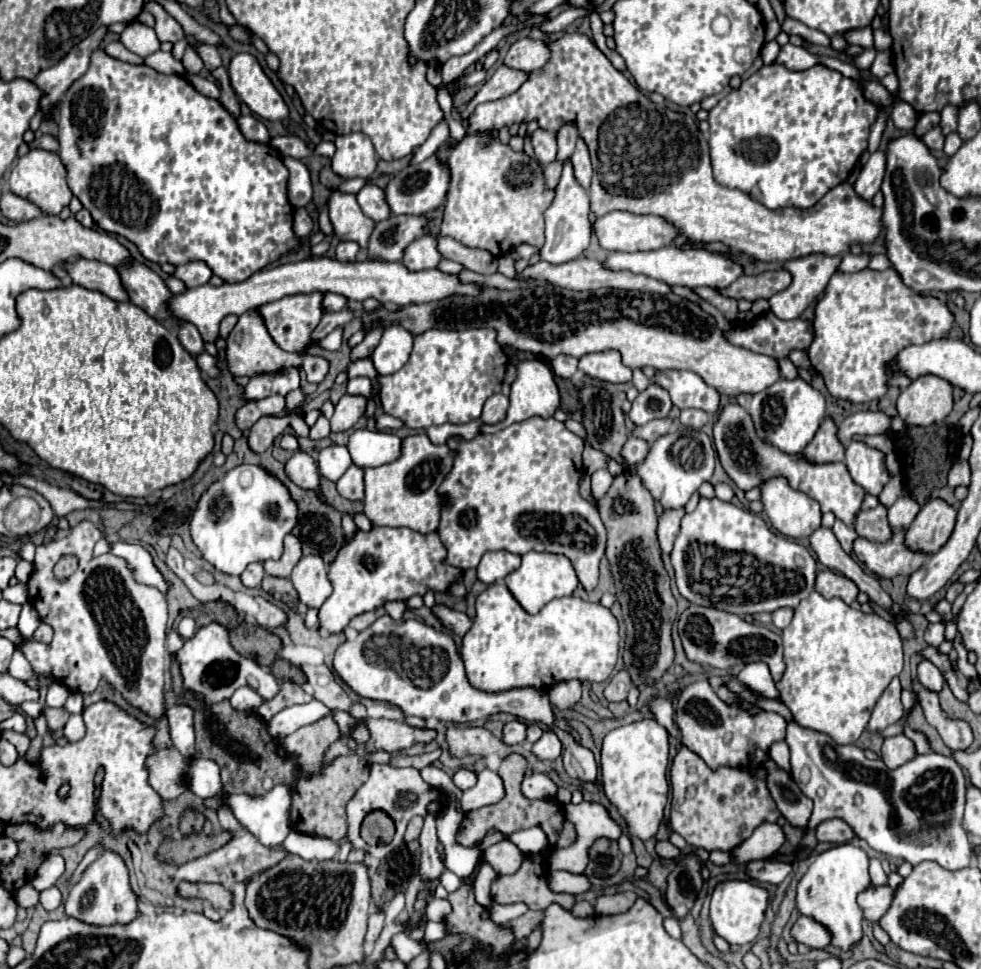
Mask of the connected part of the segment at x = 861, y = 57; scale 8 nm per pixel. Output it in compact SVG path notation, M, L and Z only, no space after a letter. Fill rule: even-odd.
M874 47L870 50L864 50L864 52L858 54L858 56L848 56L848 58L850 58L850 62L852 62L856 68L860 68L860 70L870 70L876 54L877 50Z

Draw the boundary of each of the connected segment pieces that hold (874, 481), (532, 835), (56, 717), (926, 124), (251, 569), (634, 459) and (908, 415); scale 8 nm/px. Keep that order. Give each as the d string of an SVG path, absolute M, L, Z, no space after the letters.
M850 442L846 446L844 464L852 476L852 480L864 488L866 494L878 496L886 482L890 480L884 454L876 448L866 446L864 442Z
M540 828L521 830L506 837L526 855L537 854L546 848L546 836Z
M44 708L44 716L46 716L46 724L50 732L58 732L64 728L64 724L68 722L68 712L64 708Z
M926 112L918 118L918 124L916 124L914 132L916 132L916 136L924 136L930 128L934 128L938 124L940 124L940 112Z
M250 564L250 566L240 574L240 580L242 580L242 584L244 584L246 588L256 588L256 586L260 586L262 578L264 578L264 568L262 568L262 564Z
M630 438L630 440L624 444L620 456L622 456L622 460L624 460L626 464L634 466L634 464L638 464L638 460L642 460L642 456L646 456L646 452L648 452L646 440L634 440L634 438Z
M932 374L920 376L900 392L896 410L908 426L940 424L952 410L952 386Z

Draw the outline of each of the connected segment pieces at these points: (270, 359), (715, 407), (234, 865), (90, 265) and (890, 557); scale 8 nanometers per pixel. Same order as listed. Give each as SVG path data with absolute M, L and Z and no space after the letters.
M252 308L248 312L244 312L236 324L236 328L230 332L228 336L228 348L226 348L226 358L228 358L228 368L232 370L234 376L256 376L262 372L280 372L286 370L290 366L296 366L296 358L292 358L294 354L290 352L282 352L272 336L268 334L264 320L258 312L258 308Z
M662 370L652 378L652 382L664 388L670 394L674 406L678 406L680 410L698 408L712 416L720 410L720 394L714 392L714 388L710 388L694 372Z
M240 832L224 848L214 850L198 860L192 860L174 868L172 878L186 880L186 882L216 882L216 884L222 884L224 888L230 888L236 882L252 880L252 876L274 868L284 858L288 858L288 852L284 848L266 848L258 844L258 840L254 840L254 836L250 836L248 832Z
M76 260L76 262L64 264L64 270L70 274L70 278L76 284L84 288L98 290L118 302L128 300L128 292L120 280L118 270L110 268L108 264L102 264L96 260Z
M904 530L894 532L892 540L886 544L874 544L868 542L866 538L856 538L854 540L854 556L876 576L880 578L894 578L898 574L912 574L916 572L926 554L922 552L912 552L904 544Z

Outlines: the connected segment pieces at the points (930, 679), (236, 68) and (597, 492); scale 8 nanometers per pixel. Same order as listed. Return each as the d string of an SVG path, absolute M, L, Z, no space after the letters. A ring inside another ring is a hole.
M922 658L918 664L918 680L922 680L922 684L926 684L926 688L934 688L934 692L940 692L942 682L944 682L940 670L926 658Z
M236 54L228 68L232 88L238 98L264 120L282 120L288 116L288 106L280 92L252 54Z
M596 470L591 476L591 495L594 500L598 500L598 496L604 496L612 484L612 476L608 470Z

